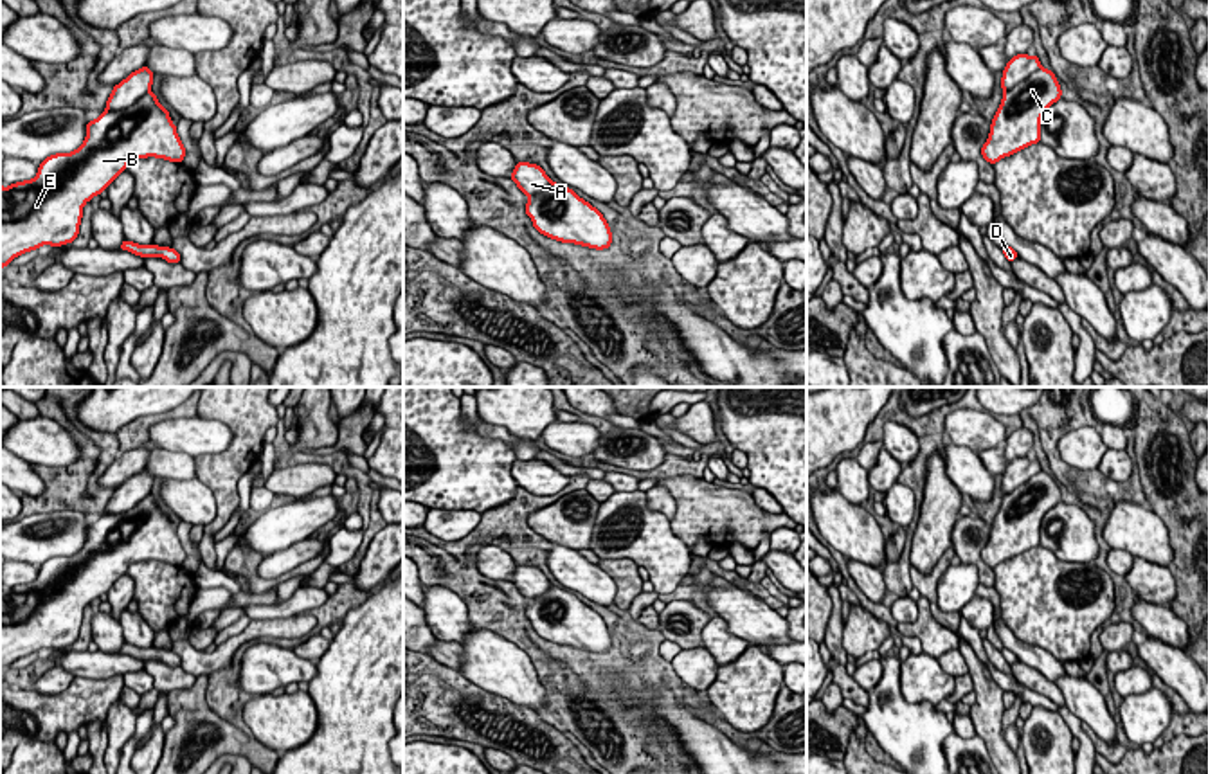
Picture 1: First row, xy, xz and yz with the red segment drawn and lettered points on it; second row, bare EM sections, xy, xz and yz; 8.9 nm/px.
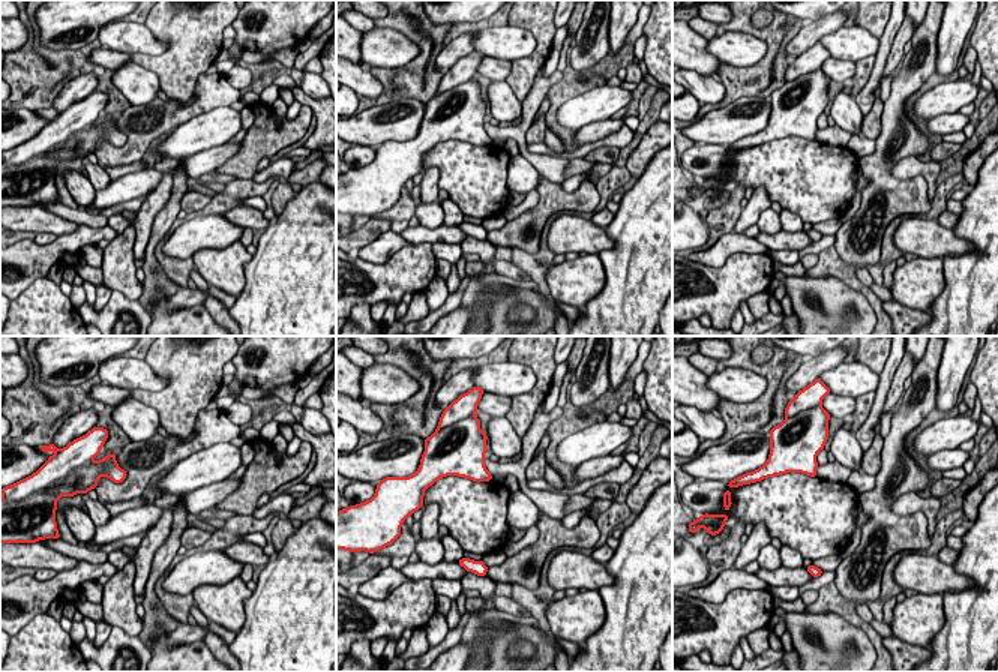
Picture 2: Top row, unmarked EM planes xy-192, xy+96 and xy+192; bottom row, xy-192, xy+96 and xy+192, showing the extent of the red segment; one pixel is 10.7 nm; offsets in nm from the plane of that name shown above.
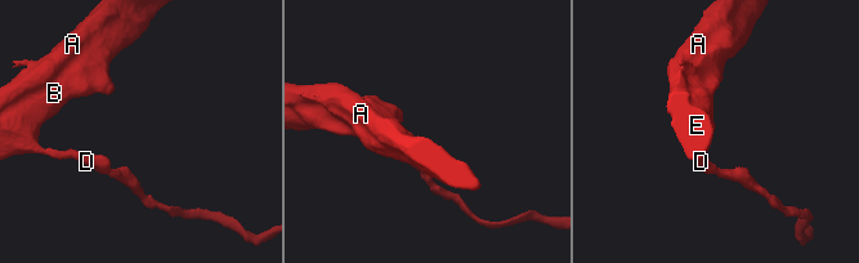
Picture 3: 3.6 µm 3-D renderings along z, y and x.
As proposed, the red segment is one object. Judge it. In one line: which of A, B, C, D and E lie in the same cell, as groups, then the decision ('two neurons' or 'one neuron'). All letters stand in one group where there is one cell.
A / B C D E; two neurons

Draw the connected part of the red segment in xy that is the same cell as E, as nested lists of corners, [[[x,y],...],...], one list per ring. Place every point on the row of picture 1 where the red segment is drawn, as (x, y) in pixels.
[[[153,92],[124,110],[104,110],[86,124],[85,142],[76,151],[47,157],[31,180],[0,185],[0,268],[41,245],[72,243],[79,234],[85,203],[108,189],[131,160],[155,157],[182,162],[185,153],[169,112]]]

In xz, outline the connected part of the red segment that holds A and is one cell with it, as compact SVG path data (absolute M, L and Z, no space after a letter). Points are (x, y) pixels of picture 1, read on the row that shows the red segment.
M517 162L509 178L527 196L542 193L551 184L551 178L545 175L545 171L529 162Z

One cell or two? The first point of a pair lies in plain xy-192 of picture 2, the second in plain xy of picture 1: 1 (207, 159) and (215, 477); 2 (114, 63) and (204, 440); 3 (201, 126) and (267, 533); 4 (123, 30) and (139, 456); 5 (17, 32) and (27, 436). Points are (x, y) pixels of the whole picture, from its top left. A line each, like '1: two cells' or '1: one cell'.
1: two cells
2: one cell
3: one cell
4: two cells
5: one cell

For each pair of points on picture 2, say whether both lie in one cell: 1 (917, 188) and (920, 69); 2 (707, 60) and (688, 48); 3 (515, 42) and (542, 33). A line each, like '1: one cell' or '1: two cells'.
1: one cell
2: one cell
3: two cells

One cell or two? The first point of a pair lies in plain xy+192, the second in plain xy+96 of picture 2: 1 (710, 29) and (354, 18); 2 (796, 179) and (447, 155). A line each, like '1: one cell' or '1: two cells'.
1: one cell
2: one cell

